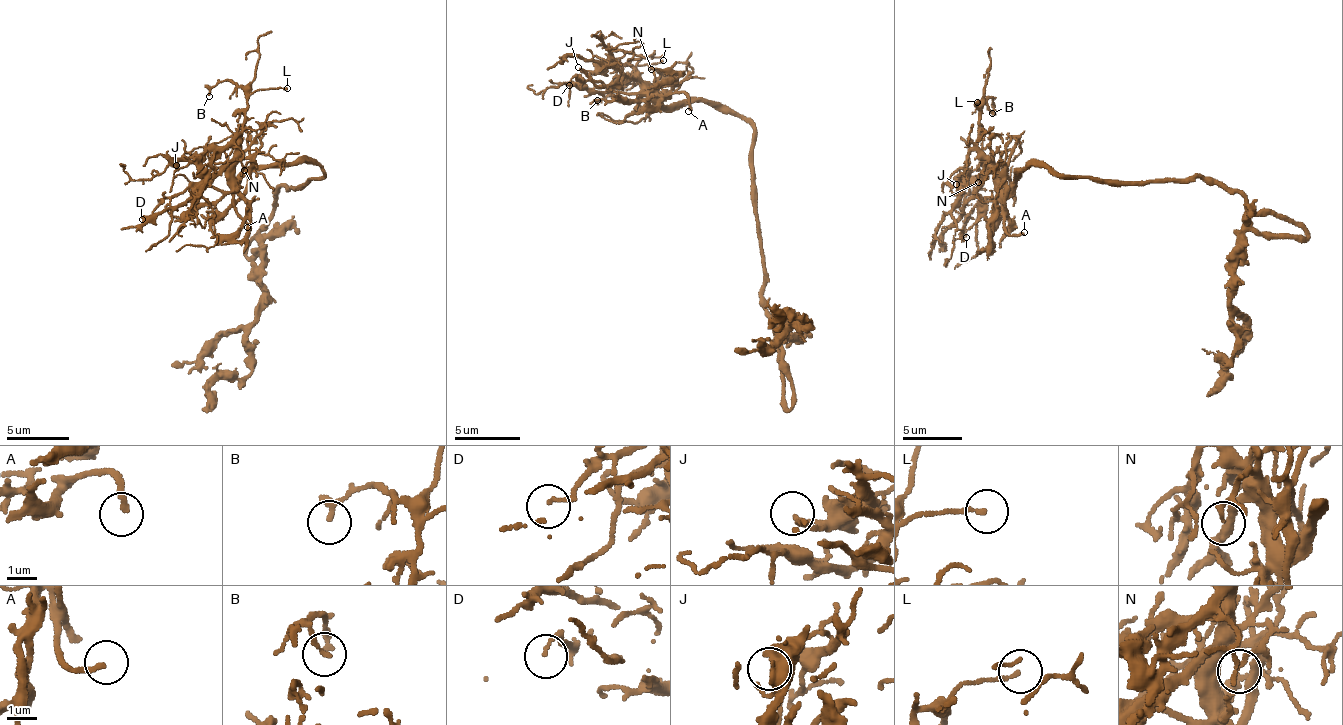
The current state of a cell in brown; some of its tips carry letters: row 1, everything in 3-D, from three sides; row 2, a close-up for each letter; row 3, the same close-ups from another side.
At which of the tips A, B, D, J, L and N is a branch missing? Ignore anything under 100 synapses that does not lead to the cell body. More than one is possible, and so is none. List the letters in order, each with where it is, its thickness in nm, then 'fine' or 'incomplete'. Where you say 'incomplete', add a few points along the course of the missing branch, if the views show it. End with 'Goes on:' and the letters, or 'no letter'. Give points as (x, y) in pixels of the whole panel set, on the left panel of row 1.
A: place (247, 227); calibre 180 nm; incomplete; course (247, 227), (249, 257), (185, 290), (169, 312), (199, 439)
B: place (209, 96); calibre 240 nm; fine
D: place (142, 219); calibre 130 nm; fine
J: place (176, 165); calibre 130 nm; fine
L: place (287, 88); calibre 150 nm; fine
N: place (244, 170); calibre 120 nm; fine
Goes on: A

